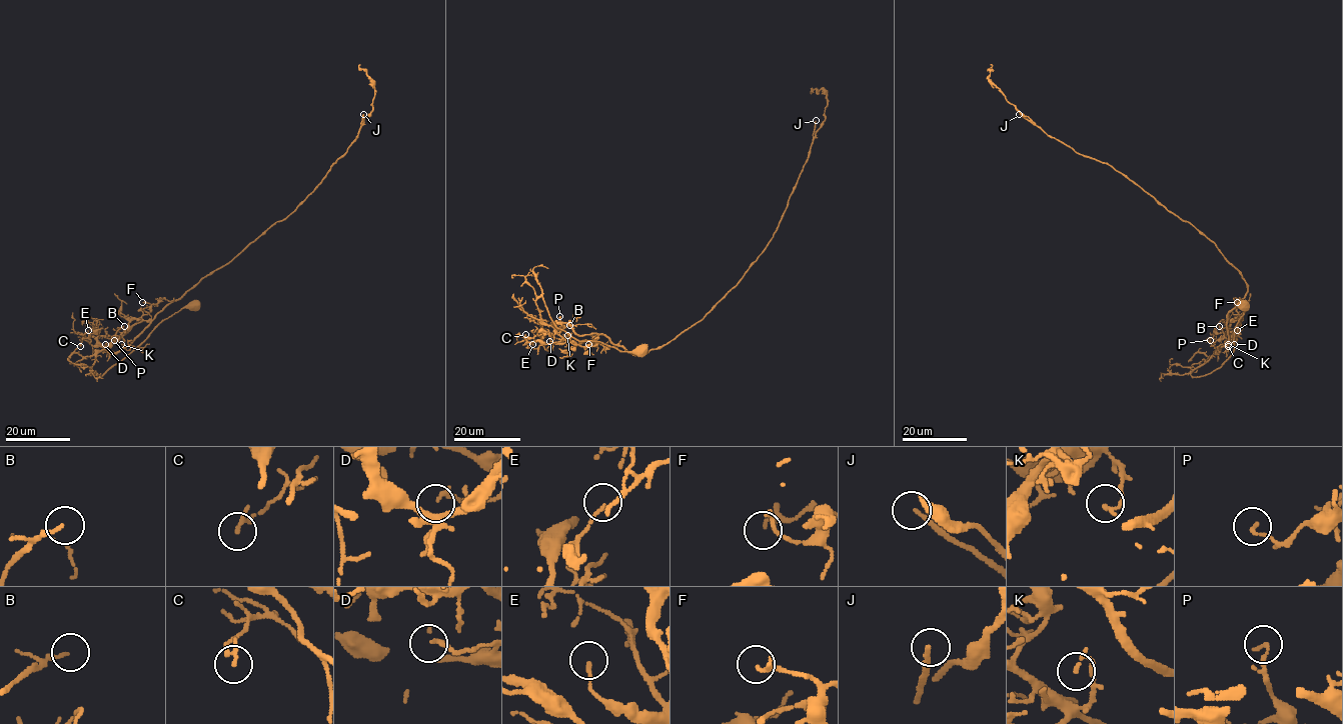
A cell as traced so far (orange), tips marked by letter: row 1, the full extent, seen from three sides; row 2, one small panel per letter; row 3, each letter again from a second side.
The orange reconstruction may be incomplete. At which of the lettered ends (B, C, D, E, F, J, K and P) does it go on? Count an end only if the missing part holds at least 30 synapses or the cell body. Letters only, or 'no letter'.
J

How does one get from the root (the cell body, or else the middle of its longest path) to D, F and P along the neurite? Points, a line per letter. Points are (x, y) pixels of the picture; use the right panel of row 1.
D: (1245, 306), (1244, 314), (1234, 329), (1232, 354), (1208, 374), (1190, 374), (1229, 339), (1236, 339), (1234, 344)
F: (1245, 306), (1234, 329), (1232, 354), (1211, 373), (1192, 376), (1190, 373), (1203, 365), (1237, 327), (1237, 302)
P: (1245, 306), (1234, 329), (1232, 354), (1211, 373), (1194, 377), (1190, 373), (1227, 339), (1210, 340)

